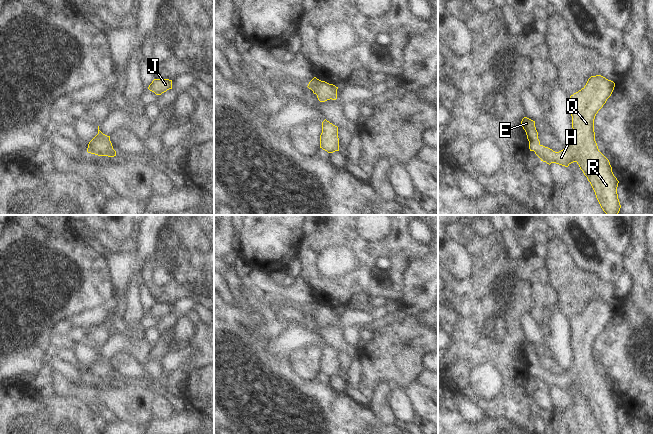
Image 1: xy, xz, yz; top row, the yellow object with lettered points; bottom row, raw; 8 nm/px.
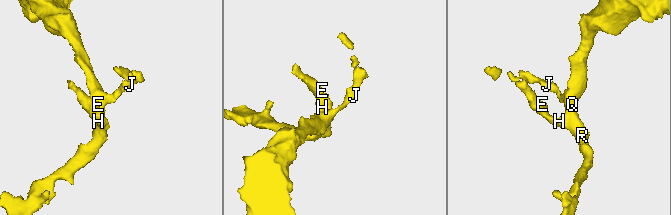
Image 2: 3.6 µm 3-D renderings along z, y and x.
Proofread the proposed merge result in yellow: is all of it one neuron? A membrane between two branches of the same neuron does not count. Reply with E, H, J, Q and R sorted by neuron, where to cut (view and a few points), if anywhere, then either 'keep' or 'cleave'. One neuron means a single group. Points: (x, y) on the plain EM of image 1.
E H J Q R | no cut | keep

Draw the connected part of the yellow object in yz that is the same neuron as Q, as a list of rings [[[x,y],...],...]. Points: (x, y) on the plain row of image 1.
[[[601,299],[591,300],[581,314],[570,320],[574,360],[572,362],[572,366],[565,373],[559,376],[555,376],[540,368],[538,356],[535,351],[535,345],[527,341],[524,341],[521,345],[521,349],[525,354],[529,365],[530,375],[534,375],[541,385],[546,386],[549,389],[551,387],[556,387],[568,391],[571,387],[576,386],[590,406],[596,422],[603,434],[620,434],[621,432],[617,418],[619,405],[612,396],[609,384],[599,375],[595,365],[594,356],[595,340],[611,320],[614,311],[615,307],[613,305],[606,303]]]

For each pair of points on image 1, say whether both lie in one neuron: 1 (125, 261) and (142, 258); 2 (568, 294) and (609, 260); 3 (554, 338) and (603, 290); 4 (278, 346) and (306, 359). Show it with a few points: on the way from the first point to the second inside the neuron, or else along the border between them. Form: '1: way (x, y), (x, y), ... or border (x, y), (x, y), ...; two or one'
1: way (129, 261), (134, 261), (138, 258); one
2: border (573, 260), (579, 267), (597, 274), (613, 285); two
3: border (556, 307), (569, 320); two
4: border (314, 345), (294, 350), (286, 358); two

